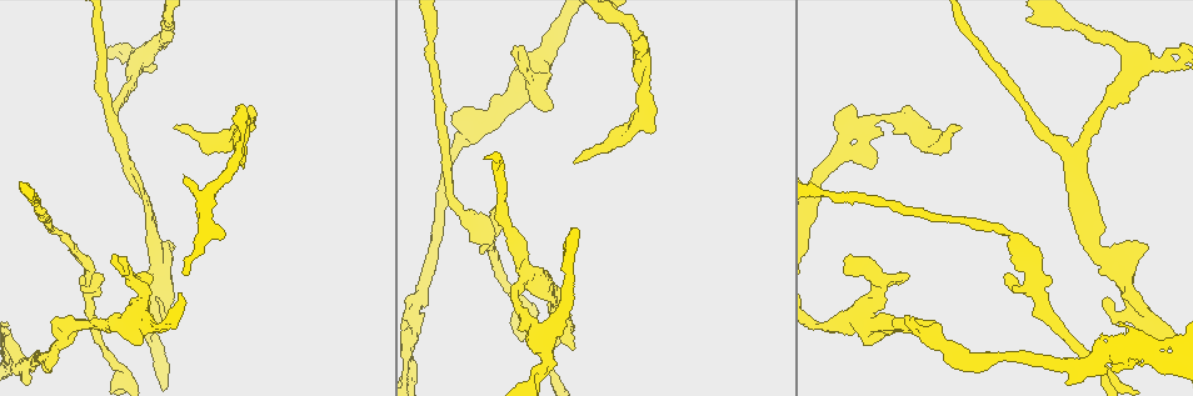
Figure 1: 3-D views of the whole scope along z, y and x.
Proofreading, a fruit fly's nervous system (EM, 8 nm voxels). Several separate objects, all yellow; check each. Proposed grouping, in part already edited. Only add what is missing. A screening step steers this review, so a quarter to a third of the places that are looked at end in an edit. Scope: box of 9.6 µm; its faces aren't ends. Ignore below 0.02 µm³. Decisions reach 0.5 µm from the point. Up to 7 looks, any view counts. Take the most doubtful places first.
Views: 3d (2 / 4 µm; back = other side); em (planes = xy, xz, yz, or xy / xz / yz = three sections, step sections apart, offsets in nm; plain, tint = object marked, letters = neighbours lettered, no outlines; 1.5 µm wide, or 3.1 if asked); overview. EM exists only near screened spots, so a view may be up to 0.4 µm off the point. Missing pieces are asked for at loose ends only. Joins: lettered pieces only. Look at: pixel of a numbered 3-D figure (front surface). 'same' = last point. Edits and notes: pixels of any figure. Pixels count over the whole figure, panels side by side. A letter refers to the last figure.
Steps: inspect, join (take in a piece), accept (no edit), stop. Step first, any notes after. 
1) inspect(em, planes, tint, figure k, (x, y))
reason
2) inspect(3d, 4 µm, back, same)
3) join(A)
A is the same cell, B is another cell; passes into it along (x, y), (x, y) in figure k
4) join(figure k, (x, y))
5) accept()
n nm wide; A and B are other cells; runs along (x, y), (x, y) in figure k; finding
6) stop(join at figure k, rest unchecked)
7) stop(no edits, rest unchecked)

inspect(em, xz, step 8, tint, figure 1, (577, 161))
branch stops here

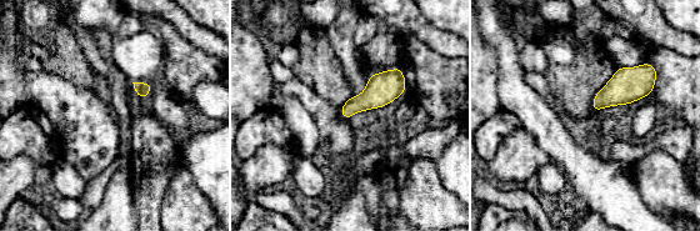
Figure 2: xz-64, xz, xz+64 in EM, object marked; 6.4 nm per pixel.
inspect(em, planes, letters, same)

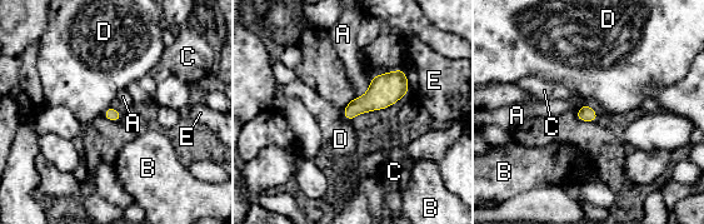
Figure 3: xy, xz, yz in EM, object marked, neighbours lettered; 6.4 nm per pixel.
accept()
A, B, C, D and E are other cells; border along (343, 109), (343, 115), (349, 122) in figure 3; no lettered piece goes on from it

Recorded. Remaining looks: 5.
inspect(3d, 2 µm, figure 1, (574, 347))
an open end

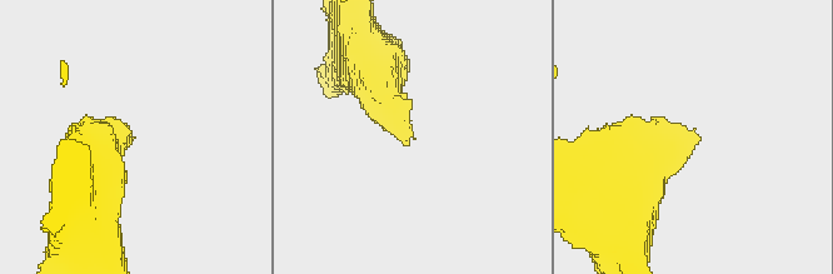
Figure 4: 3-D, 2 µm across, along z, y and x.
inspect(em, planes, letters, figure 4, (123, 134))

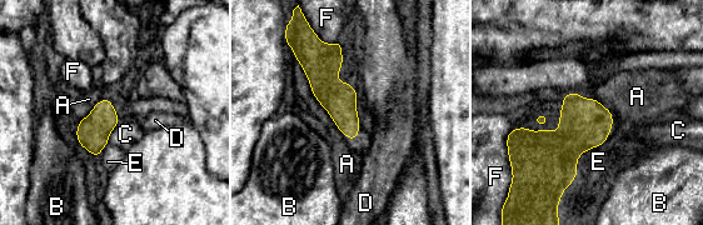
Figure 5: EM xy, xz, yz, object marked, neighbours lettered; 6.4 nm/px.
accept()
E touches over 240 nm; A, B, C, D, E and F are other cells; runs along (312, 49), (352, 136) in figure 5; none of them fits

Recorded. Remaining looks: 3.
inspect(3d, 4 µm, figure 1, (875, 164))
free end

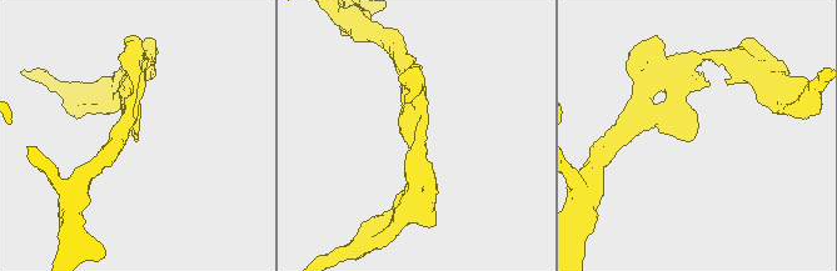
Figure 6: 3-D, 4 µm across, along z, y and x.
inspect(em, 3.1 µm, planes, plain, figure 6, (694, 133))
shape alone is not enough

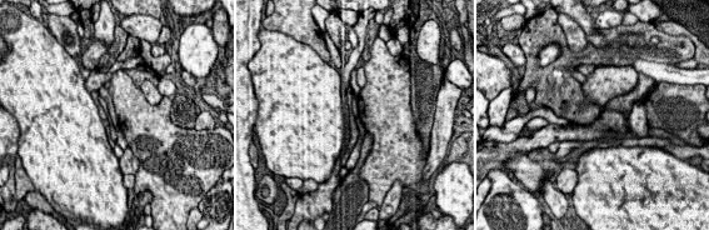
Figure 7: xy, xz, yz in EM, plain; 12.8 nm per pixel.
inspect(em, 3.1 µm, planes, letters, same)
what lies round it

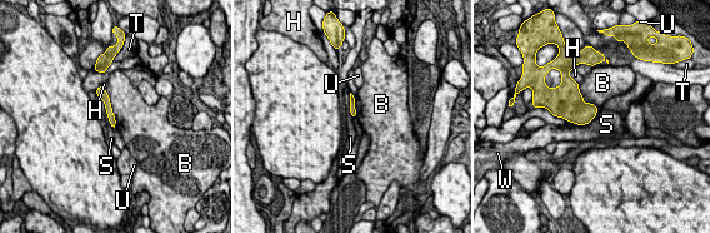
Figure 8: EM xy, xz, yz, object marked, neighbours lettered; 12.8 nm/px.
accept()
B, H, S, T, U and W are other cells; runs along (100, 89), (113, 122) in figure 8; none of them fits

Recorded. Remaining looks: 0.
stop(no edits, rest unchecked)

